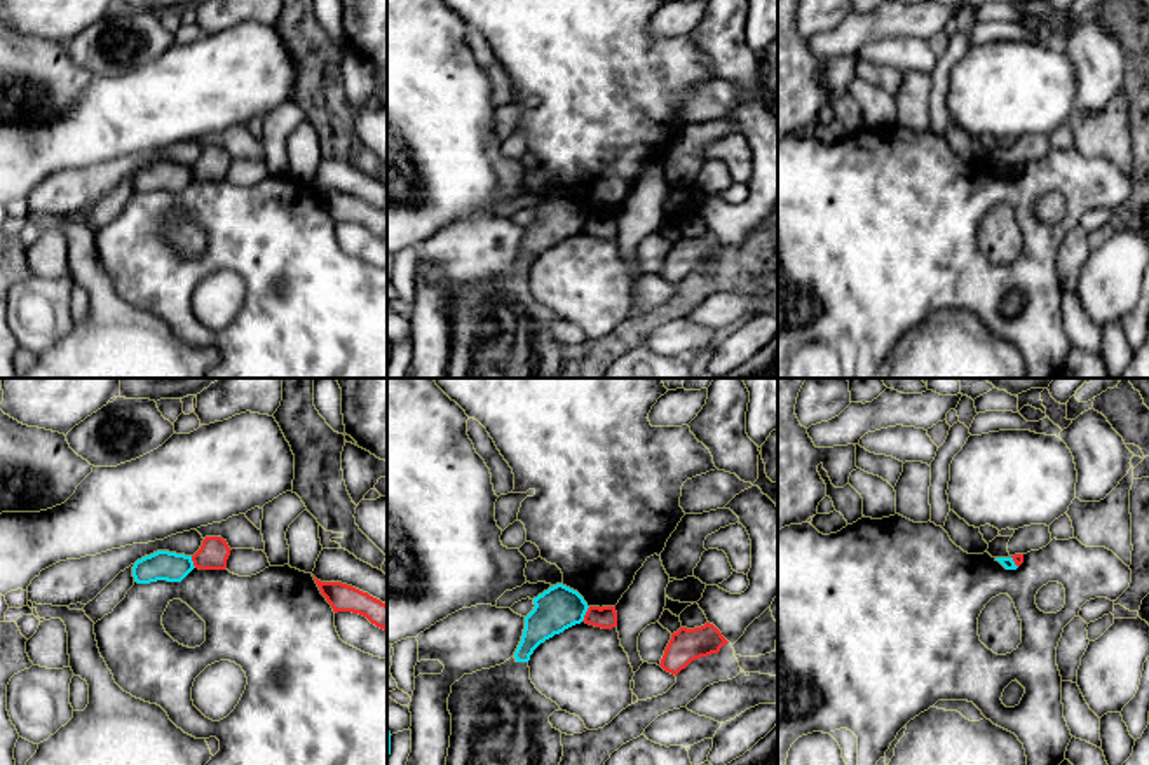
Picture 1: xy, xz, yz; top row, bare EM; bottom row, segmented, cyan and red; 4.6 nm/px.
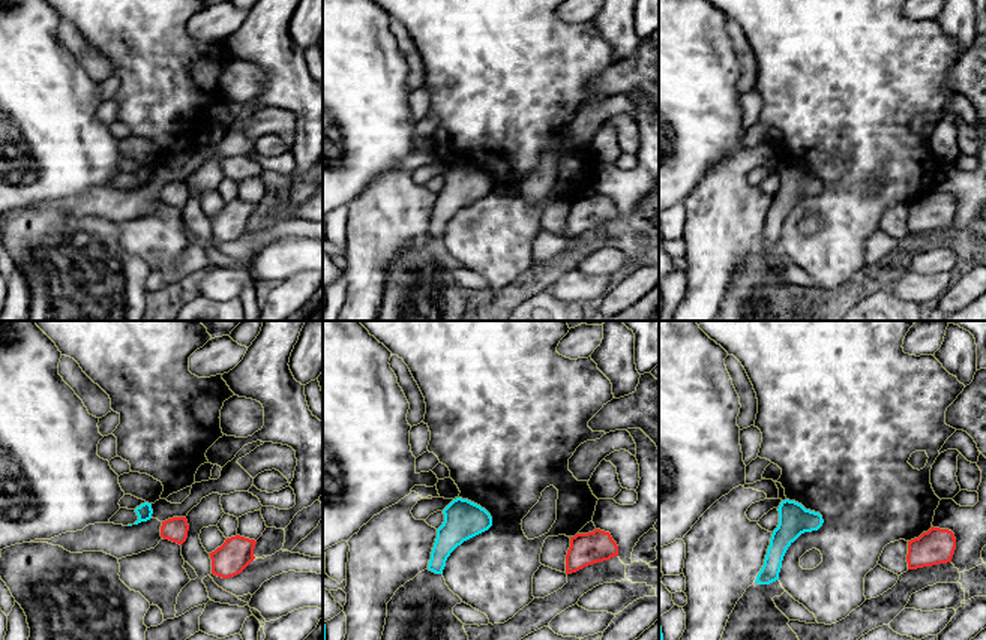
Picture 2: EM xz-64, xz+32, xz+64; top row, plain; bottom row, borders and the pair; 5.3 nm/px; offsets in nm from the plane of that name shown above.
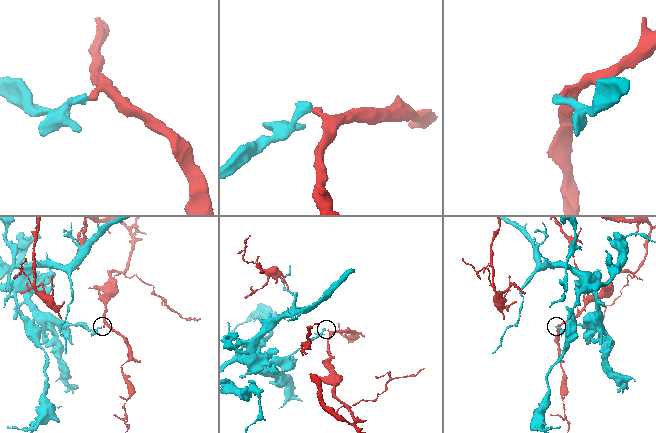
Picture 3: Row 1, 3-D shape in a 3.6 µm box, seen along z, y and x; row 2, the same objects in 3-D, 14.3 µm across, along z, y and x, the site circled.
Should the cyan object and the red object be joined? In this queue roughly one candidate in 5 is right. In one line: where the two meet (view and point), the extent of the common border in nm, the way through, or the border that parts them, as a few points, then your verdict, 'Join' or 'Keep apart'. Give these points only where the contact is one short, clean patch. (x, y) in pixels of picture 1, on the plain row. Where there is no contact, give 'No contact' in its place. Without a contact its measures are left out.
Touches cyan at xz (584, 223). Shared border 80 nm. Boundary: xz (590, 216), (581, 230). Keep apart

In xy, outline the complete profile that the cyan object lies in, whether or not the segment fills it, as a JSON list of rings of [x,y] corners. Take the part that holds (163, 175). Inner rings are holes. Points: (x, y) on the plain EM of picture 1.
[[[157,160],[134,173],[133,186],[138,193],[157,190],[181,192],[194,178],[192,166]]]

